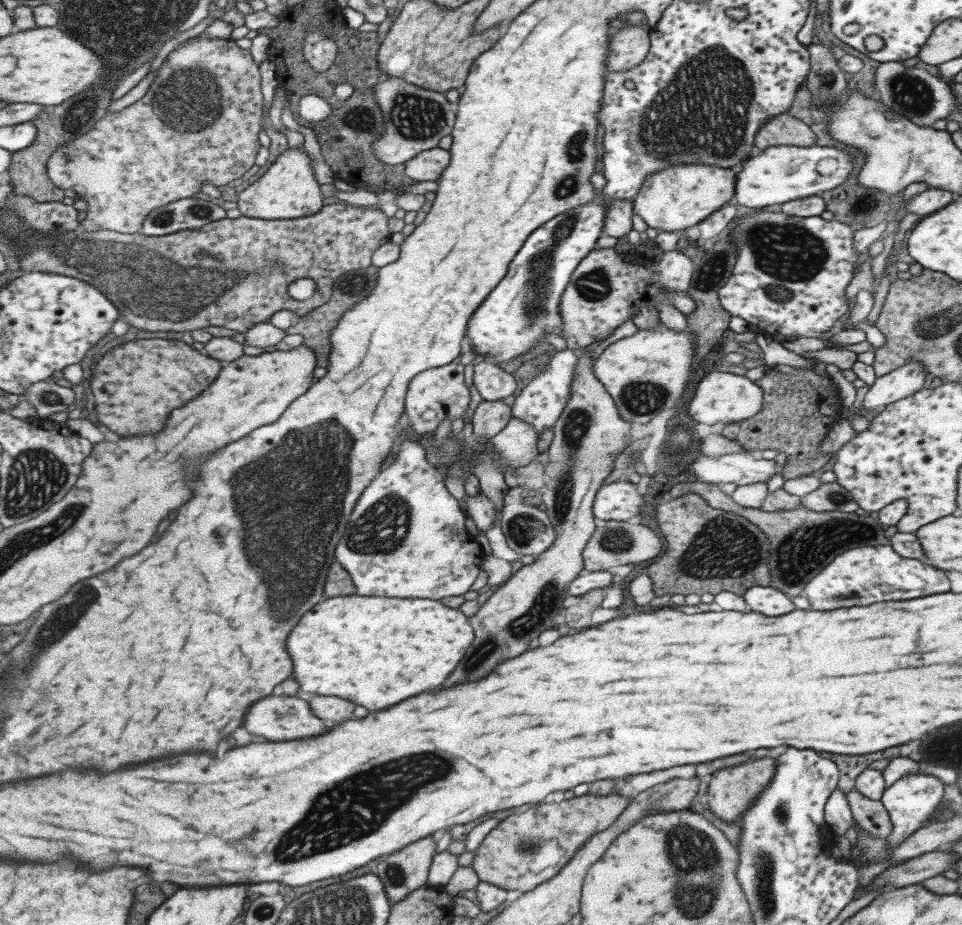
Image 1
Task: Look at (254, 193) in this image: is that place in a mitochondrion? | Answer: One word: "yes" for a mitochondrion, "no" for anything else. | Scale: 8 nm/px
no

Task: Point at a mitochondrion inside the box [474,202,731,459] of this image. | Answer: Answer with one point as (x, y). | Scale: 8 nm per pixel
(537, 294)

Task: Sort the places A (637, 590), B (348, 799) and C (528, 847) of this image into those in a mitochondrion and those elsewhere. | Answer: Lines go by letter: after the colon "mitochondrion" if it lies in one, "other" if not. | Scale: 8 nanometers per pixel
A: other
B: mitochondrion
C: mitochondrion

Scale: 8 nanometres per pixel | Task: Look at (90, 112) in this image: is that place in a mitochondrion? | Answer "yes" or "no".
yes

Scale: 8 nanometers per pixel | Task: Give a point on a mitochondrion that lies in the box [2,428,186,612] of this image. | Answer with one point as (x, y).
(36, 477)

